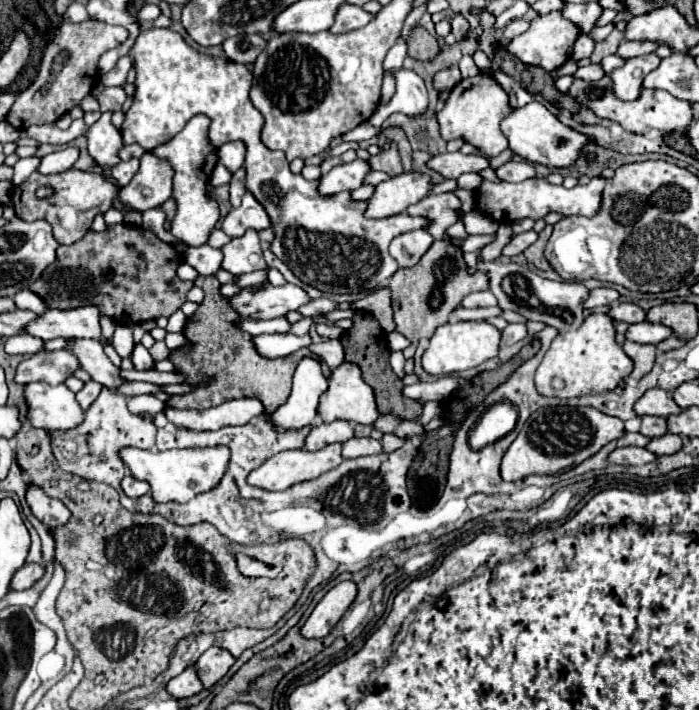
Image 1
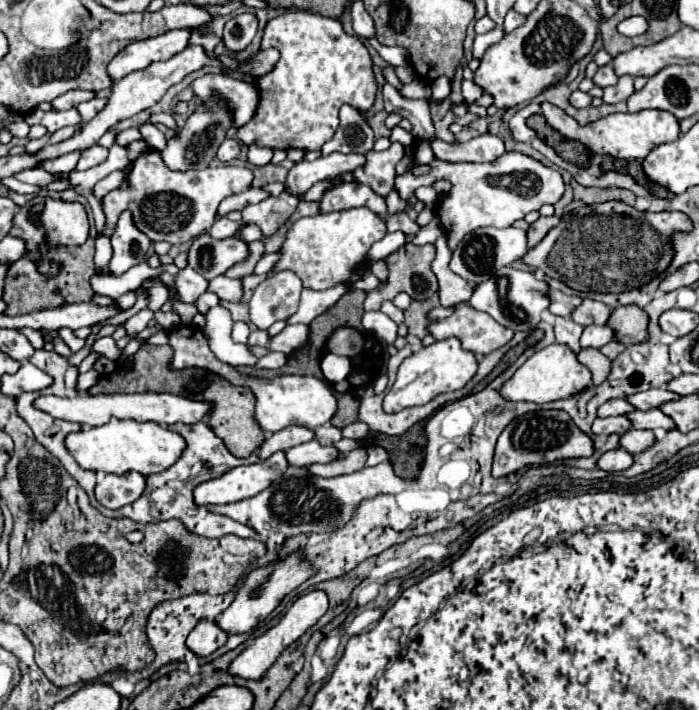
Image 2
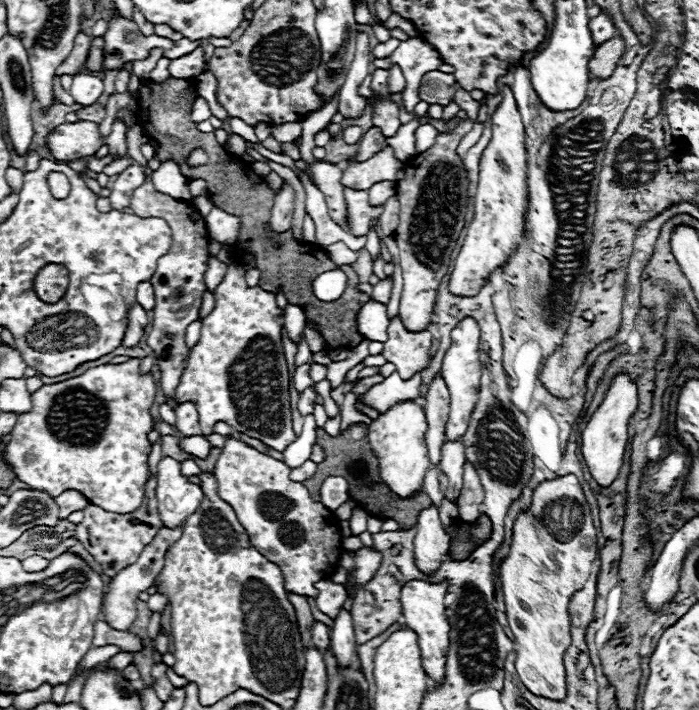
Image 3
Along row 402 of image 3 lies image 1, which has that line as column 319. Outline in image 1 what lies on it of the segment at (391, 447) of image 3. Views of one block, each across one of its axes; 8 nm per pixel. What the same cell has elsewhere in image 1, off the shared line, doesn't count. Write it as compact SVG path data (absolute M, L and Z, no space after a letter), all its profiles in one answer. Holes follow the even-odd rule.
M344 362L332 370L328 388L318 404L322 422L348 420L356 424L372 424L380 414L372 388L362 380L356 364Z

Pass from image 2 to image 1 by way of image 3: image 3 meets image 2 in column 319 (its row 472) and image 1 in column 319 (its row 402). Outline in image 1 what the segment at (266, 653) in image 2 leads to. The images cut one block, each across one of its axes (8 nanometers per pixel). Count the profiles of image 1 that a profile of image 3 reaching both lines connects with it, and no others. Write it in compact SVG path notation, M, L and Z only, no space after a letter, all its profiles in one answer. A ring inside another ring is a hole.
M340 582L330 592L324 594L324 598L316 604L304 626L300 628L300 634L304 638L324 638L334 624L342 618L342 614L348 610L348 606L356 598L356 584L354 582Z

